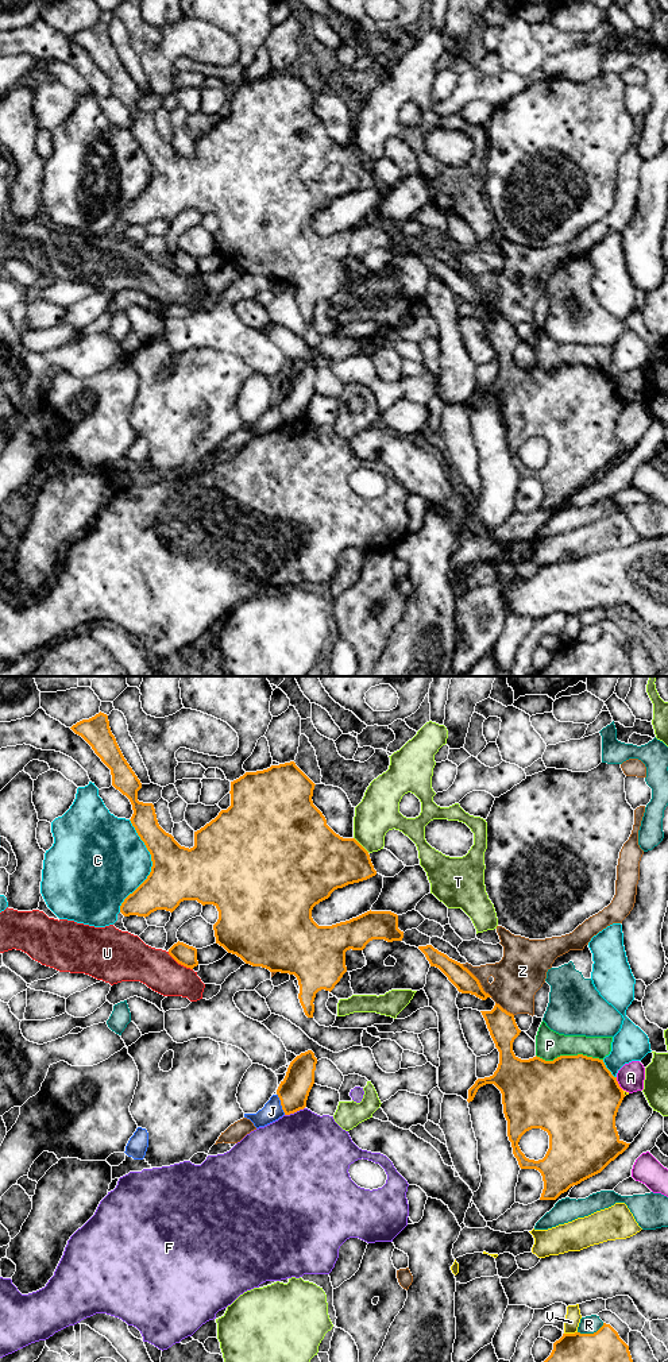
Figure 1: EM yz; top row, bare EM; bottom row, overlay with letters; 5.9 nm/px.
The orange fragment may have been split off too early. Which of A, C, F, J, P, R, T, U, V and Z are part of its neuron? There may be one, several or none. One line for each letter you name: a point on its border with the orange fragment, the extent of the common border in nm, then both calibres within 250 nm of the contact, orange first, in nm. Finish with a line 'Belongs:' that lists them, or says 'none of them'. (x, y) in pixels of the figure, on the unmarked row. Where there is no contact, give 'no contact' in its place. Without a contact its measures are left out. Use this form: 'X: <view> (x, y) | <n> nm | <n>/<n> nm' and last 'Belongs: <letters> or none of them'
Belongs: none of them

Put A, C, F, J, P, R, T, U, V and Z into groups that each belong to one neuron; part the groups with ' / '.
A / C / F / J / P Z / R / T / U / V

